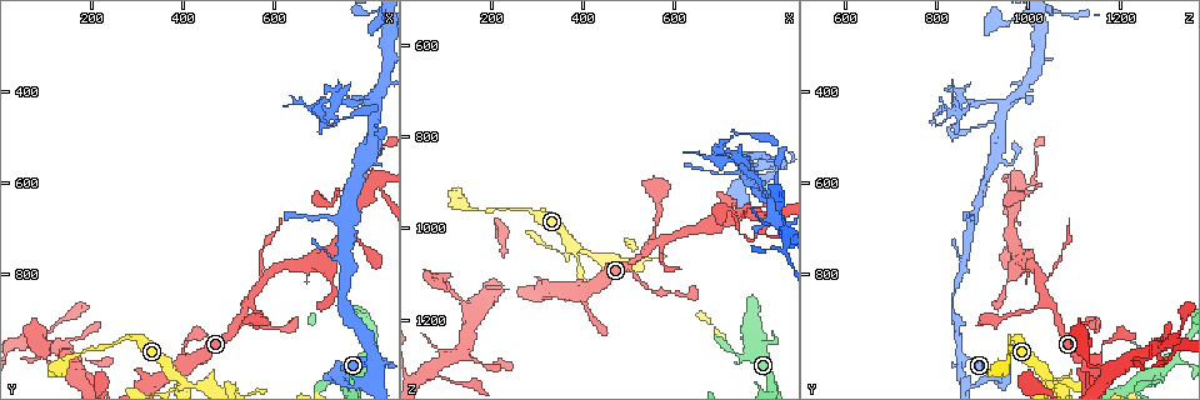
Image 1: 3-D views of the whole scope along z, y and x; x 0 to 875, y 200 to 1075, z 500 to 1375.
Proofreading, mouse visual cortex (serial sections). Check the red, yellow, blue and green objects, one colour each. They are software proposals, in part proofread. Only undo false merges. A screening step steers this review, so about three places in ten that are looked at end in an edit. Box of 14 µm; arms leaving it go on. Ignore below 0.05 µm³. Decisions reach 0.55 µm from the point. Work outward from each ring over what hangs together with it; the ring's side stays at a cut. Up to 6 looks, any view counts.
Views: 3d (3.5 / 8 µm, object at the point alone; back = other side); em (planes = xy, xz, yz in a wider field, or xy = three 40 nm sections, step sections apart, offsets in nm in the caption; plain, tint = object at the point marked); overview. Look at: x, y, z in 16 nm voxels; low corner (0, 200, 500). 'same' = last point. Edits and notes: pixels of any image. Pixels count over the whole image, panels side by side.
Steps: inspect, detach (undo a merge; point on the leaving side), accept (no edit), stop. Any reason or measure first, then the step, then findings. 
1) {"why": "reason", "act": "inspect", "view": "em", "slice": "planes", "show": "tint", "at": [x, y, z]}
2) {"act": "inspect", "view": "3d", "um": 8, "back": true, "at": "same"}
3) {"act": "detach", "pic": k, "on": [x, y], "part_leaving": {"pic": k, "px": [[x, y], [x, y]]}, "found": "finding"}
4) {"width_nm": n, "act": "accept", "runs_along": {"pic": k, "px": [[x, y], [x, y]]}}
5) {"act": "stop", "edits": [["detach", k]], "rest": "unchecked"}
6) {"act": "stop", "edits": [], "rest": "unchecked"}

{"act": "inspect", "view": "3d", "um": 3.5, "at": [800, 615, 985]}

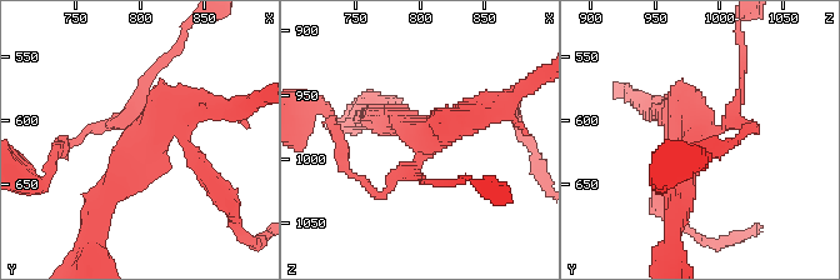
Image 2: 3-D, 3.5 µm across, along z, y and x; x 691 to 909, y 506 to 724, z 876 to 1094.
{"why": "need the tissue", "act": "inspect", "view": "em", "slice": "xy", "step": 1, "show": "tint", "at": [802, 614, 980]}

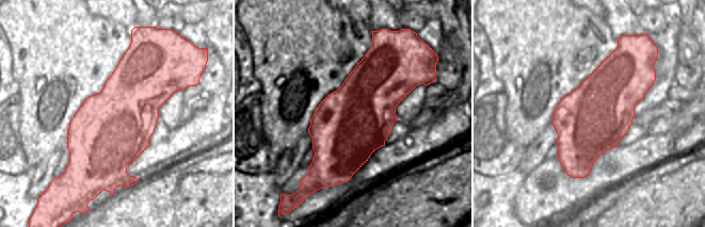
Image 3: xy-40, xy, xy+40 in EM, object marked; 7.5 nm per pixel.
{"width_nm": 550, "act": "accept", "runs_along": {"pic": 2, "px": [[679, 205], [704, 129], [753, 125]]}, "found": "all the same cell"}

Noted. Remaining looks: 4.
{"why": "four-way junction", "act": "inspect", "view": "3d", "um": 3.5, "at": [825, 985, 855]}

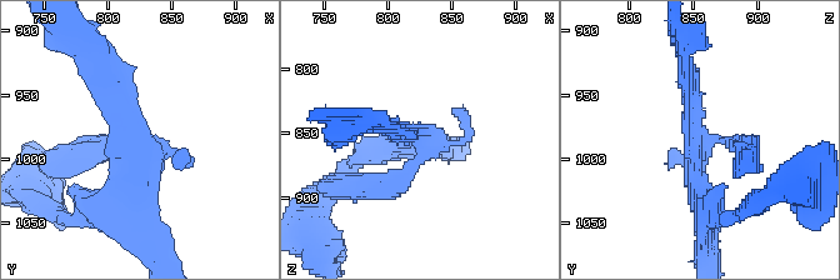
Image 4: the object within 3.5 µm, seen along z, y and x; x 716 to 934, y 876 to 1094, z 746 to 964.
{"act": "accept", "runs_along": {"pic": 4, "px": [[746, 154], [698, 135], [685, 70]]}, "found": "continuous, no second cell"}

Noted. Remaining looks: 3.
{"why": "narrows sharply", "act": "inspect", "view": "3d", "um": 3.5, "back": true, "at": [815, 435, 945]}

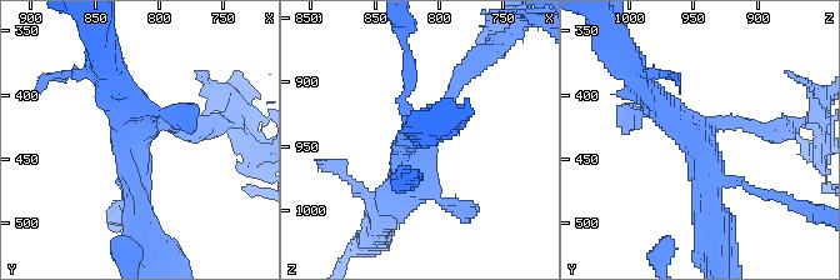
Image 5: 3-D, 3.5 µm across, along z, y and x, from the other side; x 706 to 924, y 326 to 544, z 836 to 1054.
{"arms": 4, "arm_widths_nm": [150, 150, 300, 400], "act": "inspect", "view": "em", "slice": "xy", "step": 3, "show": "tint", "at": [816, 438, 944]}

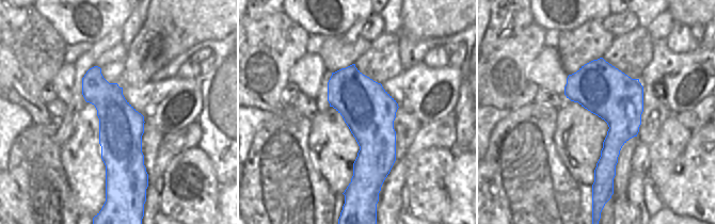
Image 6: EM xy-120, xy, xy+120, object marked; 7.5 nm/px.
{"act": "accept", "runs_along": {"pic": 6, "px": [[94, 69], [117, 117], [117, 182]]}, "found": "one cell here"}

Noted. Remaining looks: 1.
{"act": "stop", "edits": [], "rest": "unchecked"}

